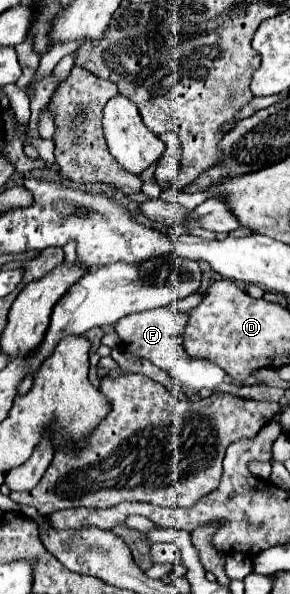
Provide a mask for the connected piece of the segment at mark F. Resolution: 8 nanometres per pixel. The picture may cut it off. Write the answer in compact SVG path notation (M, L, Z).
M164 306L164 308L154 308L154 310L144 310L144 312L134 312L126 318L122 318L116 324L116 332L124 346L138 358L150 360L154 366L166 370L170 376L174 376L180 384L184 384L188 390L202 390L202 388L216 388L220 382L224 382L226 374L220 370L216 364L208 360L196 360L184 352L184 328L188 324L188 314L178 310L176 306Z

